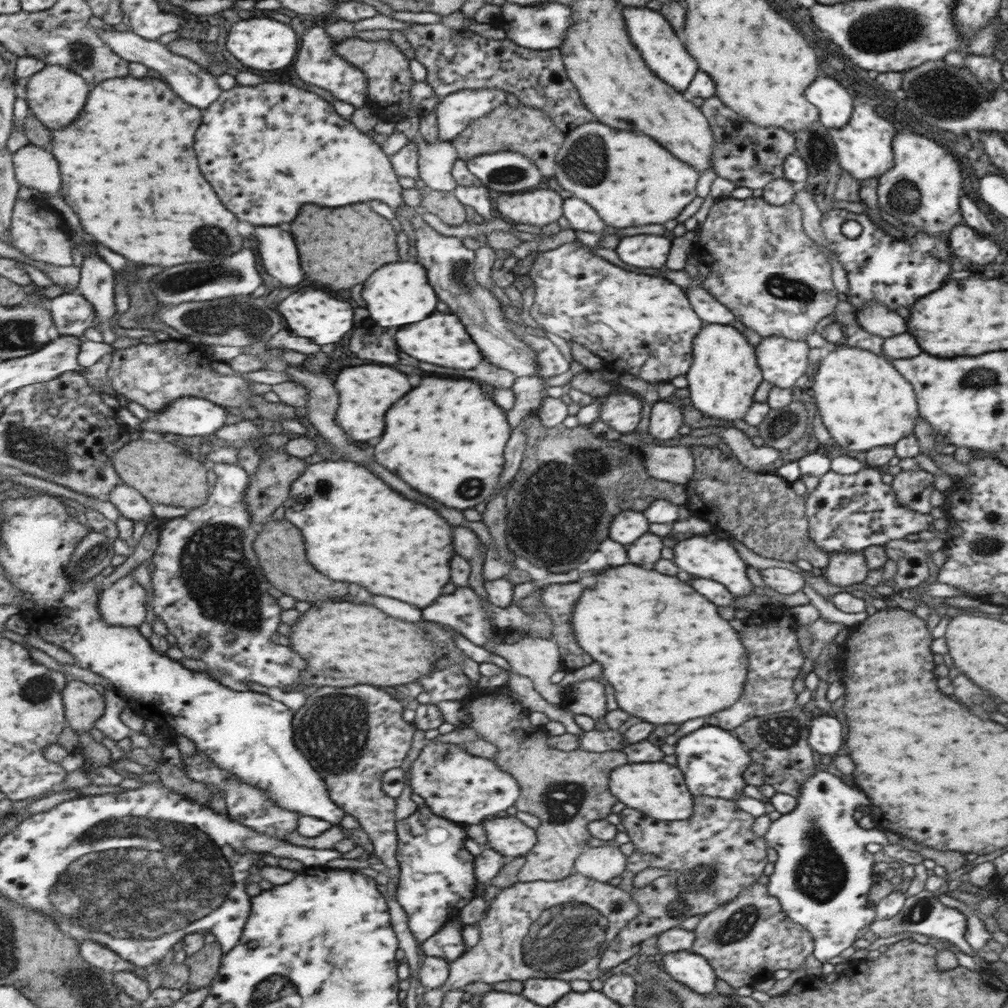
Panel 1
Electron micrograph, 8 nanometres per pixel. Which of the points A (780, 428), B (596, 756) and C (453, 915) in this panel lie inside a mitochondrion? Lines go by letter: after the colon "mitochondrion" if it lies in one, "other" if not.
A: mitochondrion
B: other
C: other

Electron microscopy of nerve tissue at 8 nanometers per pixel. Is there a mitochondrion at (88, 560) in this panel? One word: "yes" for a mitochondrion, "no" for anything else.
yes

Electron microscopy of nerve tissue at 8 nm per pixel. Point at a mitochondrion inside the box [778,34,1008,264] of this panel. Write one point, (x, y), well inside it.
(945, 94)

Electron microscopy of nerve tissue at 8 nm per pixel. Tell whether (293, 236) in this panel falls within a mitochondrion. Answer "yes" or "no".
no

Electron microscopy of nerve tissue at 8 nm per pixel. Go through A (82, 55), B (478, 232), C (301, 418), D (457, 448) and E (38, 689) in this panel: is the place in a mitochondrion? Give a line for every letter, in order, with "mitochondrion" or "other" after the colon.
A: mitochondrion
B: other
C: other
D: other
E: mitochondrion

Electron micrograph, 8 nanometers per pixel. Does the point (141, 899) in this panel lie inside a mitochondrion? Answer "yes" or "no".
yes

